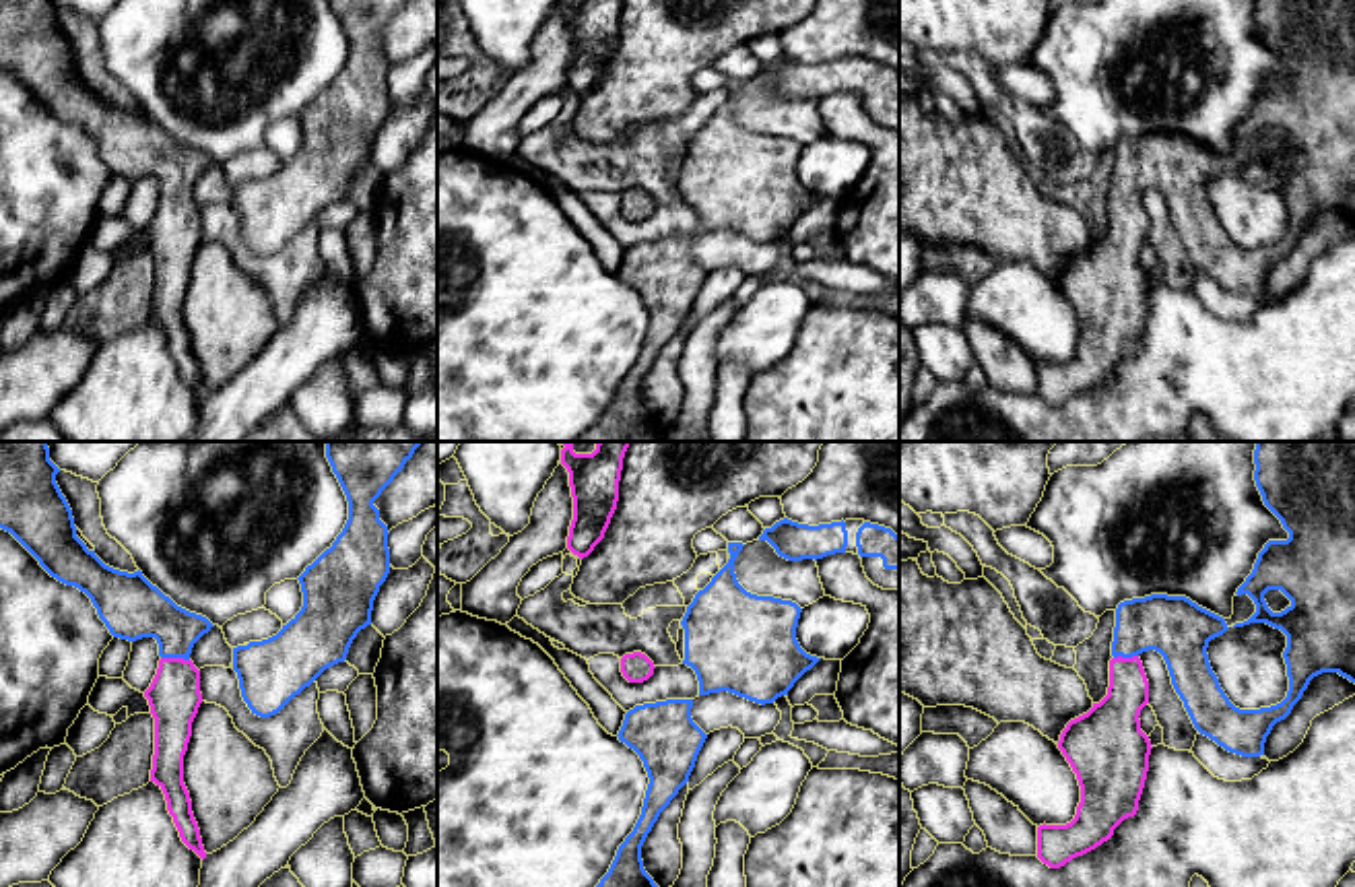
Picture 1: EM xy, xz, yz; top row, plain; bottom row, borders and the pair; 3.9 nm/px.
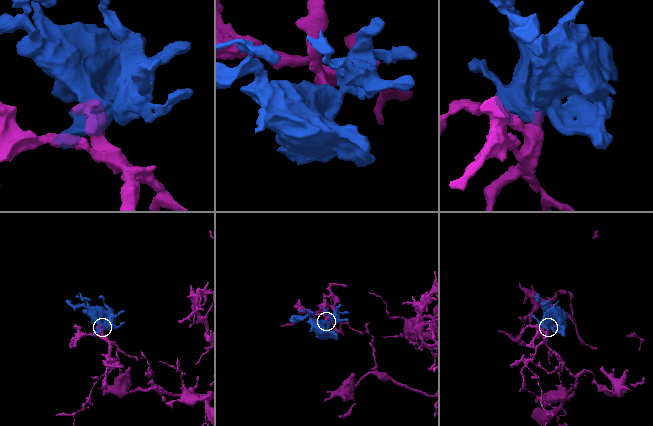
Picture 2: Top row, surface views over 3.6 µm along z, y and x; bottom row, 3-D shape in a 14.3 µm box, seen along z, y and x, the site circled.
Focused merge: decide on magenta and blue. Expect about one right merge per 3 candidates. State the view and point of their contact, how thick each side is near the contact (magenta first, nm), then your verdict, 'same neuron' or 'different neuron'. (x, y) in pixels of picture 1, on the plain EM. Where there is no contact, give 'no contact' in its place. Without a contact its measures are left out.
meets magenta in xy at (176, 196); 200 nm thick on the magenta side, 240 nm on the other; same neuron

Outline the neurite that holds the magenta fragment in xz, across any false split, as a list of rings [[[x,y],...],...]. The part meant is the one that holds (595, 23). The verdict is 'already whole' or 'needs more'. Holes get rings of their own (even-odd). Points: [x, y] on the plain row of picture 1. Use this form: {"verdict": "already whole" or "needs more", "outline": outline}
{"verdict": "already whole", "outline": [[[561,0],[569,10],[573,58],[567,87],[588,95],[604,76],[619,39],[623,0]]]}

